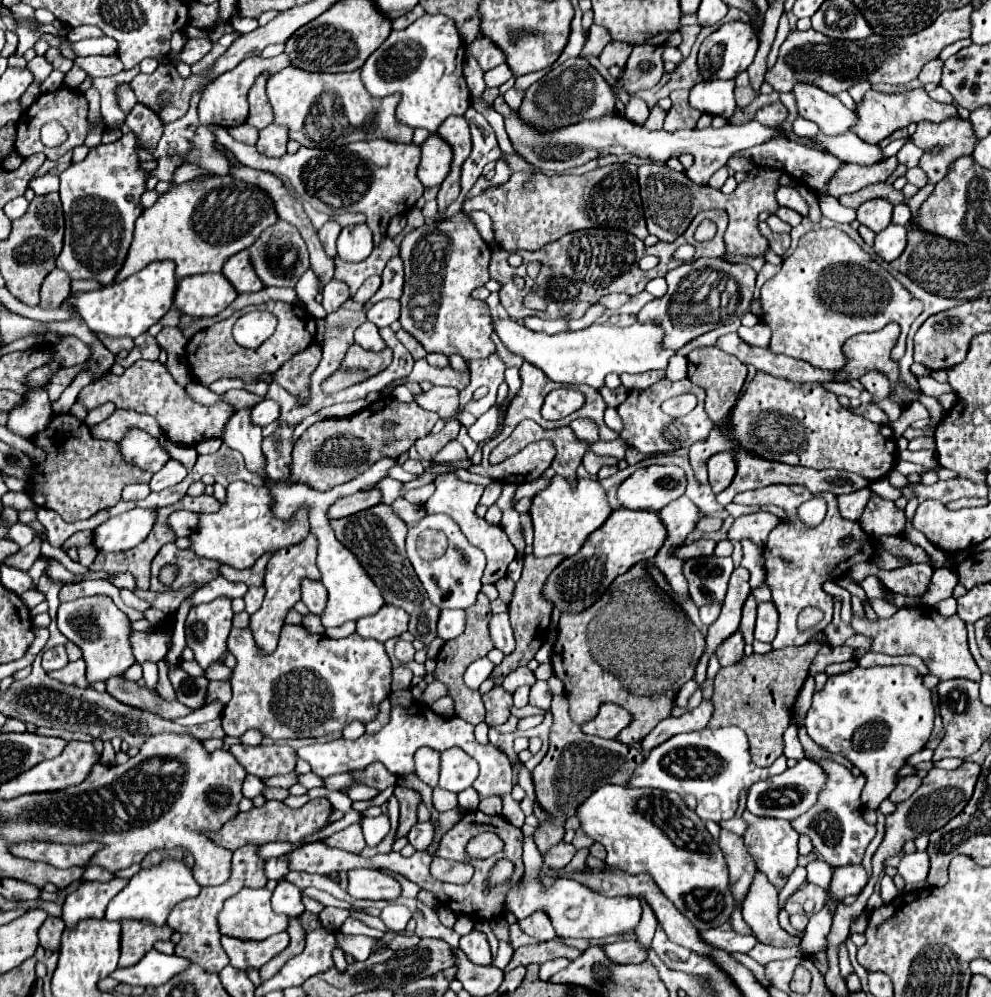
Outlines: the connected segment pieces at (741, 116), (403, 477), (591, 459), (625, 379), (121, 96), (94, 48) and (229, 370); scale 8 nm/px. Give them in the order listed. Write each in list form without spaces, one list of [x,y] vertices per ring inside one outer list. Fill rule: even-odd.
[[[776,91],[770,93],[770,95],[760,95],[758,99],[754,99],[754,101],[752,101],[750,105],[746,105],[744,109],[736,109],[734,115],[730,117],[730,123],[732,123],[732,125],[748,123],[750,119],[754,119],[754,113],[756,113],[760,107],[764,107],[764,105],[768,105],[768,103],[774,103],[774,101],[778,101],[778,93],[776,93]]]
[[[398,463],[398,465],[394,465],[394,467],[392,467],[390,471],[388,471],[388,477],[396,479],[396,481],[400,481],[400,483],[406,483],[406,481],[412,481],[418,478],[419,476],[406,473],[406,471],[402,469],[402,465]]]
[[[586,451],[582,463],[584,463],[584,467],[586,467],[586,471],[588,471],[590,475],[596,475],[596,473],[600,471],[600,467],[604,467],[604,465],[616,465],[618,461],[616,461],[616,459],[610,459],[610,457],[598,457],[596,453]]]
[[[652,373],[642,375],[622,375],[622,383],[626,389],[646,389],[652,385]]]
[[[122,85],[122,87],[118,89],[118,101],[120,101],[120,107],[122,107],[124,113],[130,113],[132,107],[138,103],[138,101],[136,101],[136,95],[132,93],[132,89],[130,89],[128,85]]]
[[[106,35],[98,39],[86,39],[86,41],[72,43],[72,47],[78,55],[116,55],[116,41],[112,41]]]
[[[268,301],[256,307],[246,307],[236,311],[230,319],[214,323],[208,329],[198,331],[186,345],[186,359],[188,359],[188,367],[190,373],[194,377],[198,377],[204,385],[210,385],[212,381],[220,379],[220,377],[228,377],[228,379],[242,379],[246,383],[256,381],[256,377],[260,373],[274,373],[278,371],[284,361],[292,359],[296,353],[304,351],[308,345],[314,343],[314,335],[316,335],[316,319],[302,307],[298,305],[290,305],[290,303],[282,303],[282,301]],[[250,309],[262,309],[262,311],[270,311],[278,317],[278,329],[276,333],[264,341],[262,347],[258,349],[244,349],[240,345],[236,345],[236,341],[232,339],[232,327],[236,323],[238,317],[242,317],[244,313],[248,313]]]

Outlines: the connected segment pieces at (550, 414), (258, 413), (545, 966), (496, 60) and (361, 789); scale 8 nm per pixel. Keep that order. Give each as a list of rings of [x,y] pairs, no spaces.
[[[556,389],[552,391],[542,407],[542,417],[544,419],[564,419],[570,413],[580,409],[585,401],[584,395],[574,389]]]
[[[262,399],[254,409],[252,409],[252,421],[256,425],[268,425],[274,423],[280,417],[280,405],[272,399]]]
[[[556,959],[556,961],[548,961],[540,965],[540,979],[548,981],[552,975],[556,975],[558,971],[562,971],[570,961],[568,959]]]
[[[478,37],[470,43],[470,51],[476,57],[476,61],[480,63],[482,71],[490,71],[494,67],[498,67],[500,63],[504,63],[504,55],[500,53],[500,49],[496,49],[496,45],[492,45],[492,41],[488,41],[486,37]]]
[[[352,785],[352,787],[342,787],[340,789],[344,795],[348,795],[352,801],[370,801],[378,795],[376,789],[366,787],[366,785]]]

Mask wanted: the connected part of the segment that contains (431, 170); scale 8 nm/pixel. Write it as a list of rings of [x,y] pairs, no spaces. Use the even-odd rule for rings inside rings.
[[[432,133],[422,143],[422,161],[418,167],[418,179],[426,189],[442,185],[442,181],[450,173],[450,165],[452,165],[452,147],[444,139],[440,139],[440,135]]]

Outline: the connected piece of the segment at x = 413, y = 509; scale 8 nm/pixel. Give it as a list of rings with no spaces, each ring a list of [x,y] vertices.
[[[402,497],[394,501],[392,509],[394,509],[394,513],[396,513],[400,519],[404,519],[408,525],[420,521],[420,519],[426,515],[424,505],[422,505],[422,507],[420,507],[420,505],[412,505],[412,503],[408,503],[408,501],[402,499]]]

